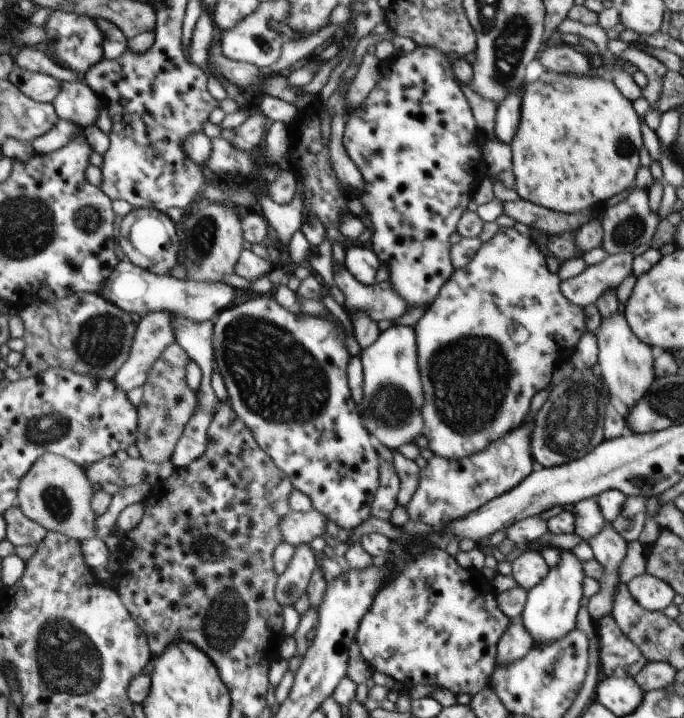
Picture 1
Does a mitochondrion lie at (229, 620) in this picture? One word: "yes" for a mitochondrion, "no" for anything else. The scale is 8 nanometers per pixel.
yes

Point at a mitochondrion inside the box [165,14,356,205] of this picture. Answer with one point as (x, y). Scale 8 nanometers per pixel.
(262, 42)

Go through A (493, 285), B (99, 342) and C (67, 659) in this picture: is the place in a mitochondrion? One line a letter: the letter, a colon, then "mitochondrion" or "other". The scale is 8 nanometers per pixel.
A: other
B: mitochondrion
C: mitochondrion

